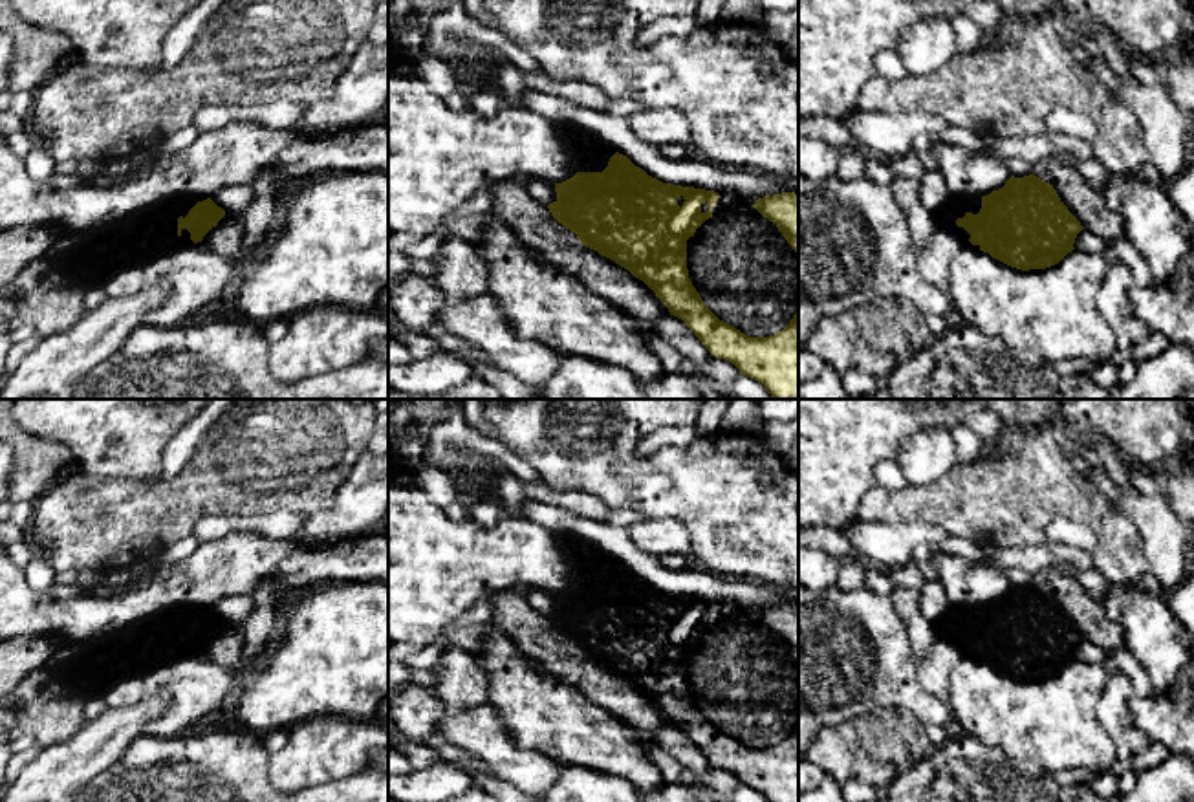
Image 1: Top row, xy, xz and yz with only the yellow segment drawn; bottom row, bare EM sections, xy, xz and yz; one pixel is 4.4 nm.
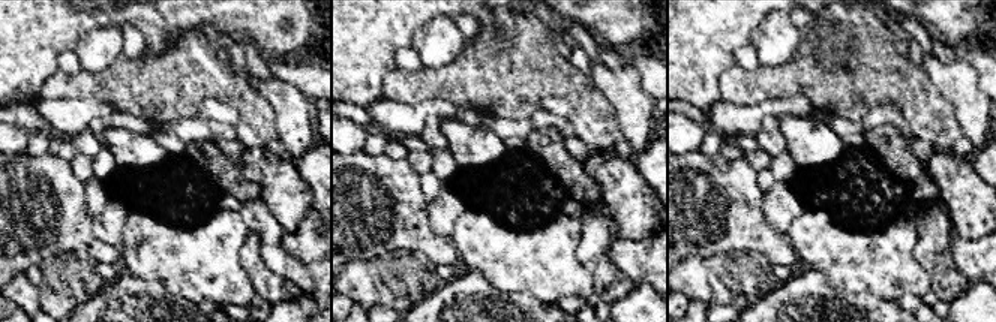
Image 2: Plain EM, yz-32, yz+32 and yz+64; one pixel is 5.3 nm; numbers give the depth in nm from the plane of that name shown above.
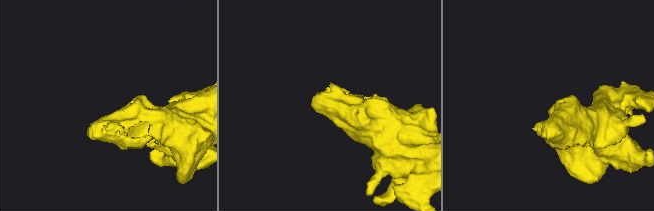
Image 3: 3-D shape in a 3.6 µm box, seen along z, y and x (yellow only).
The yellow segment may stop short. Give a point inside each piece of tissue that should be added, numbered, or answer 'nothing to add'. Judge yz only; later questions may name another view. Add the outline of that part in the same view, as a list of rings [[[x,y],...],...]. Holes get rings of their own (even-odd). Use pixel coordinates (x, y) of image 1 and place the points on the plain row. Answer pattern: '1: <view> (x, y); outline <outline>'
1: yz (955, 617); outline [[[950,606],[936,623],[934,630],[938,637],[950,641],[963,657],[980,659],[969,652],[971,645],[956,635],[958,628],[967,623],[978,624],[982,619],[982,606]]]

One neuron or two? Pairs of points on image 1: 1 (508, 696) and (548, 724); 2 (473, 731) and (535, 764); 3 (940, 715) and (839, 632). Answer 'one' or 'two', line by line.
1: one
2: one
3: one

